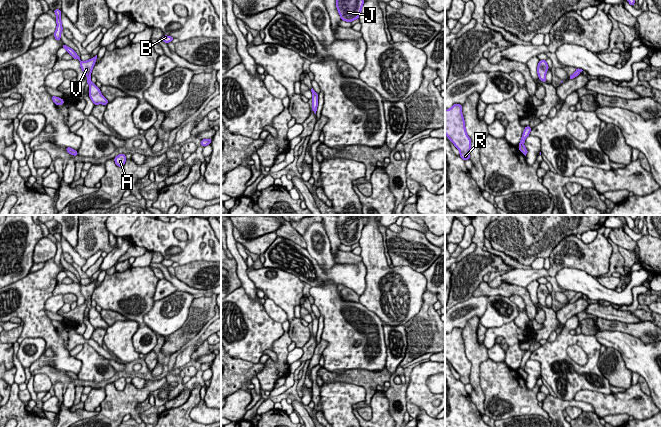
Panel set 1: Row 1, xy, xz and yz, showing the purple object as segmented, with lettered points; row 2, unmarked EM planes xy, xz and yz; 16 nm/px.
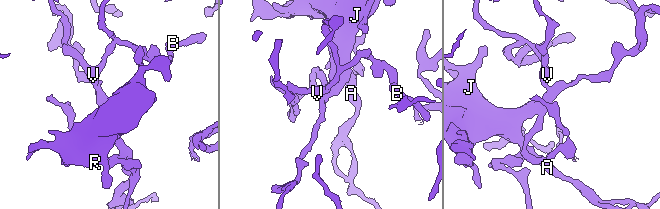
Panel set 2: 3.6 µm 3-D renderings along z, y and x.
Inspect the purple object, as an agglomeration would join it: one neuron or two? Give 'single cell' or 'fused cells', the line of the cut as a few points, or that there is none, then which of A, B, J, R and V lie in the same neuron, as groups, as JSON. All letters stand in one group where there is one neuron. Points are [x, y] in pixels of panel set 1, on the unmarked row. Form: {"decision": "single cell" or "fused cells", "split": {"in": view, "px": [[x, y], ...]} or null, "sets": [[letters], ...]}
{"decision": "single cell", "split": null, "sets": [["A", "B", "J", "R", "V"]]}

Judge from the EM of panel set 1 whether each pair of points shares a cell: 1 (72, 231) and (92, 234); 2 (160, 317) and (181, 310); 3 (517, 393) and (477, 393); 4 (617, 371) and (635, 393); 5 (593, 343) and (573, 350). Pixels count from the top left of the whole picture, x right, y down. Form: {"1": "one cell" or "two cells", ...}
{"1": "two cells", "2": "one cell", "3": "two cells", "4": "two cells", "5": "two cells"}

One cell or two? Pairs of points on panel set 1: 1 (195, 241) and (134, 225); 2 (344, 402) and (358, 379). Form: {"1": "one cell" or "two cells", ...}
{"1": "one cell", "2": "two cells"}

